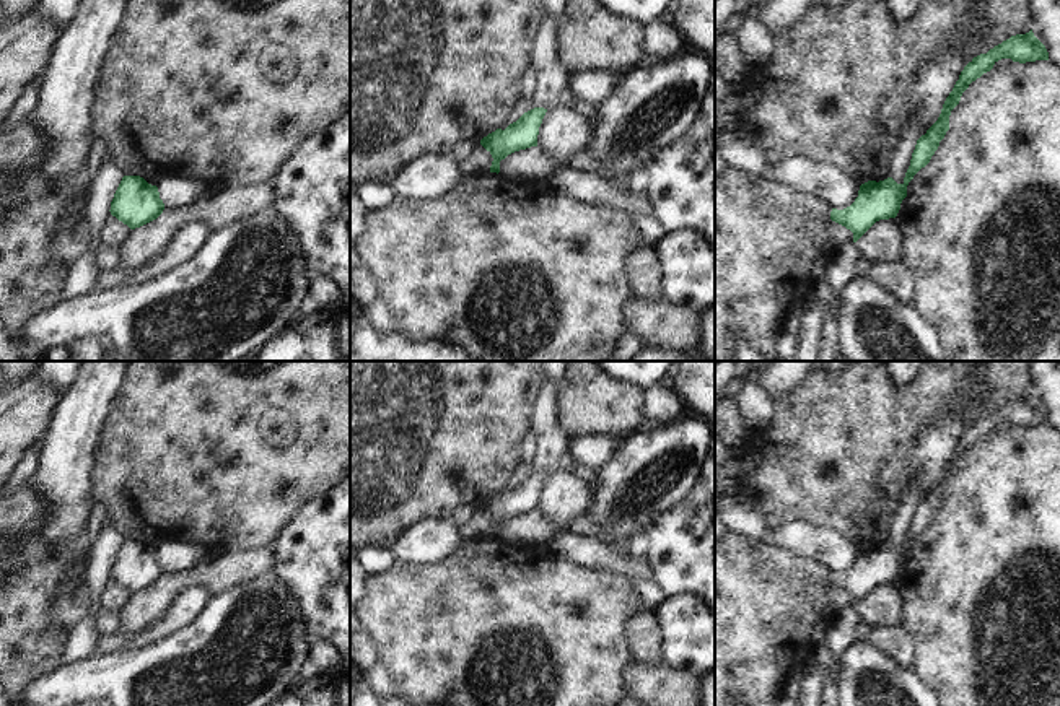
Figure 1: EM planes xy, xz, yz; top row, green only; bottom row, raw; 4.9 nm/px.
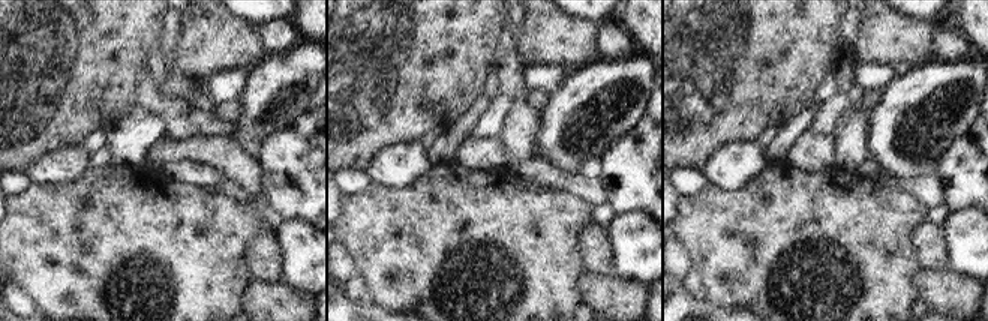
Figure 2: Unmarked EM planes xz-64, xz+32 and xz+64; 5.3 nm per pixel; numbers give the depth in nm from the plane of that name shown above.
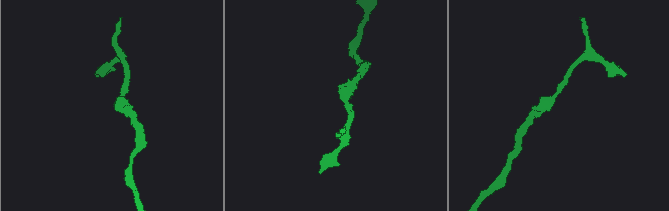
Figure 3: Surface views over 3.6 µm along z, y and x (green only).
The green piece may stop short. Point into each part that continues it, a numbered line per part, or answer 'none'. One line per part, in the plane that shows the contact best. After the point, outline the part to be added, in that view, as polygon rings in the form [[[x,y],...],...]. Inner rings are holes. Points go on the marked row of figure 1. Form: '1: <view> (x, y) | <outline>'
none

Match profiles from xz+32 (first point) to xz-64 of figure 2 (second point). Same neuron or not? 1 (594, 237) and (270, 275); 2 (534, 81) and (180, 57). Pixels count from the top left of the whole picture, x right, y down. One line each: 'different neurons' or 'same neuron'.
1: same neuron
2: different neurons

